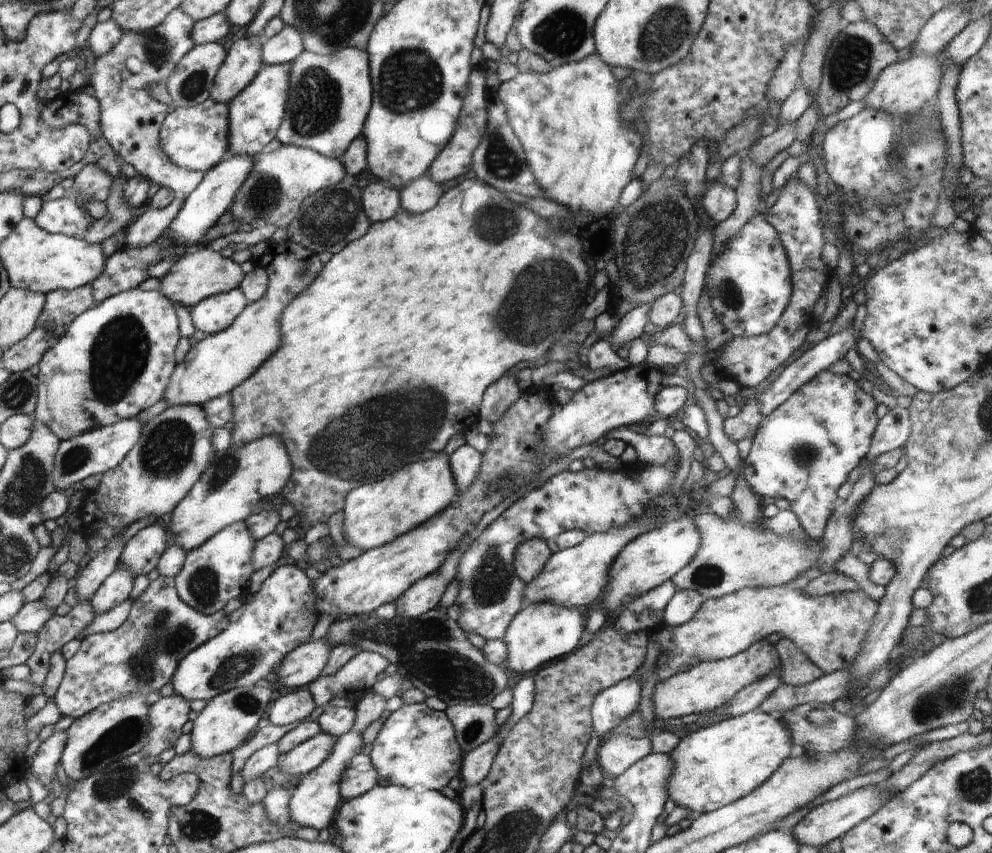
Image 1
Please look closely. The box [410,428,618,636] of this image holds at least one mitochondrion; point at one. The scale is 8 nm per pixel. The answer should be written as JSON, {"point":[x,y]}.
{"point":[492,580]}

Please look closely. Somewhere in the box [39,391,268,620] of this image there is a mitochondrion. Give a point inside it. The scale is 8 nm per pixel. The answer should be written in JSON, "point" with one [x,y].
{"point":[168,450]}

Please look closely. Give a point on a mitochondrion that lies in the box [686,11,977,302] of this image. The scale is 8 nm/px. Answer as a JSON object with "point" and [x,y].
{"point":[851,62]}

